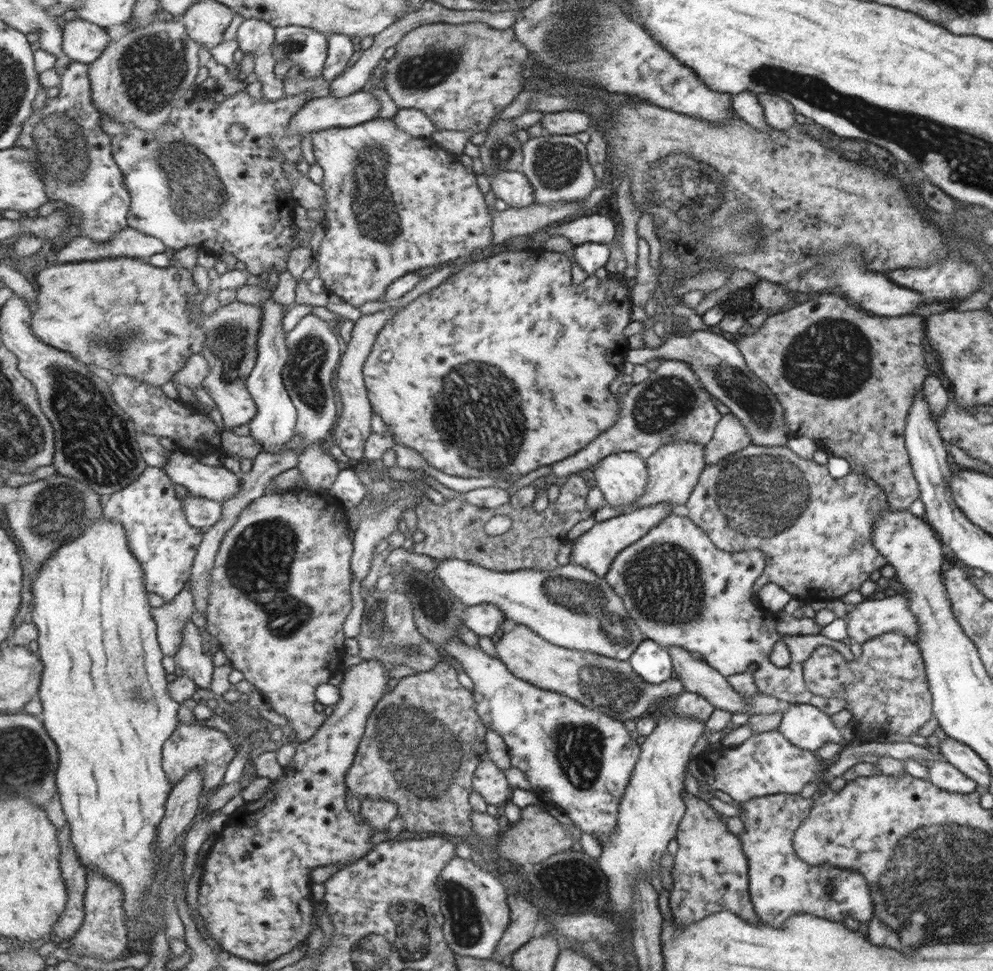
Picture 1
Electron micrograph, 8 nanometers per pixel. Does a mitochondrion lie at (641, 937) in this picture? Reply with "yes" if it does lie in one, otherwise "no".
no

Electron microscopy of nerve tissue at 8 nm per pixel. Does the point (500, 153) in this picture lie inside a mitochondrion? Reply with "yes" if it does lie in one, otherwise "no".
yes

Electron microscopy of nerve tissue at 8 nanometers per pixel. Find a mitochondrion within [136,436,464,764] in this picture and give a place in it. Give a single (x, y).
(258, 563)

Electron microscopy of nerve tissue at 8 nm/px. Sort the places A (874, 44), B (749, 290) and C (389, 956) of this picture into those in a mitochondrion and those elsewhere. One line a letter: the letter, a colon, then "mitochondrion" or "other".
A: other
B: other
C: mitochondrion

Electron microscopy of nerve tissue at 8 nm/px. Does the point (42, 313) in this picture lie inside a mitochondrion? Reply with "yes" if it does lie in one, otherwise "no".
no

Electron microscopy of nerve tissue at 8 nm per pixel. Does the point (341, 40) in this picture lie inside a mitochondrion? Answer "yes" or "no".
no

